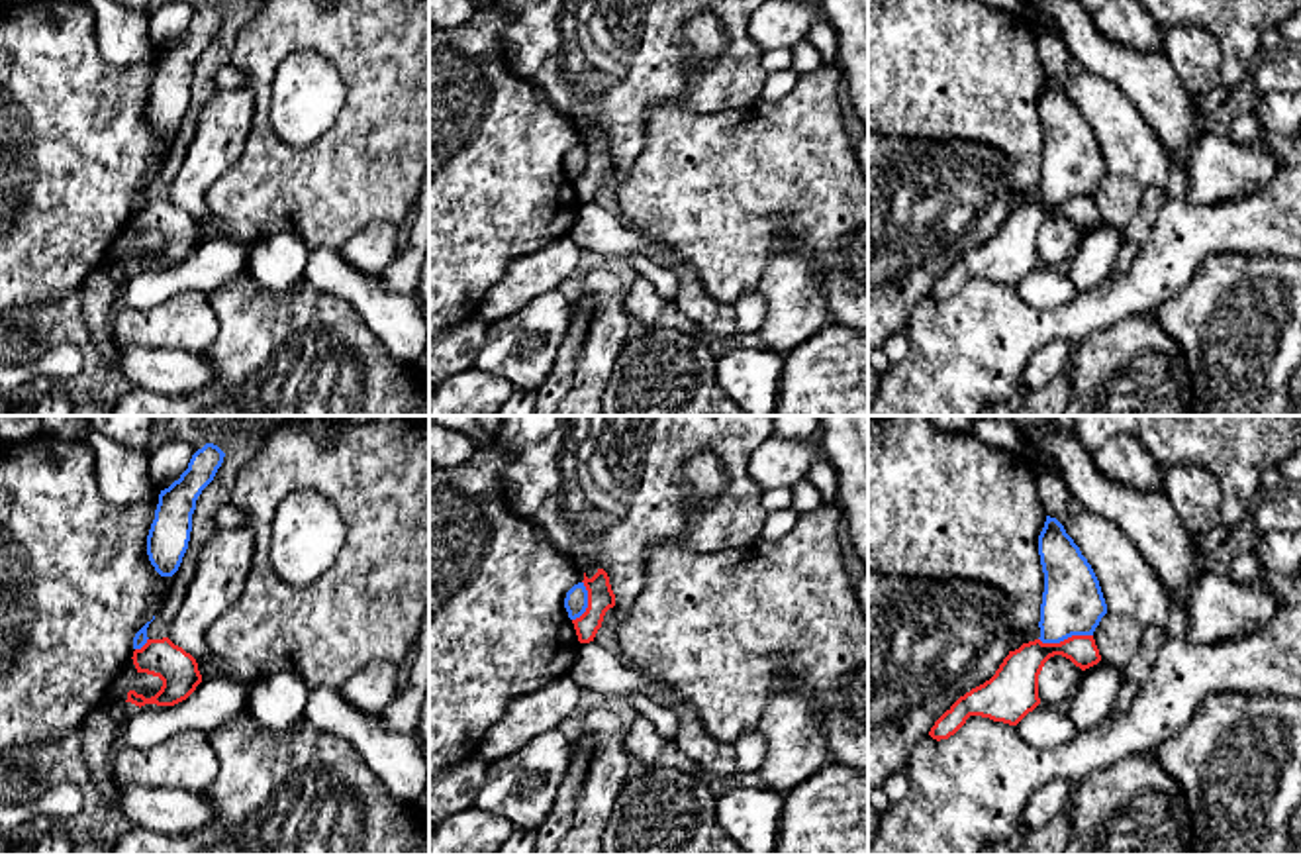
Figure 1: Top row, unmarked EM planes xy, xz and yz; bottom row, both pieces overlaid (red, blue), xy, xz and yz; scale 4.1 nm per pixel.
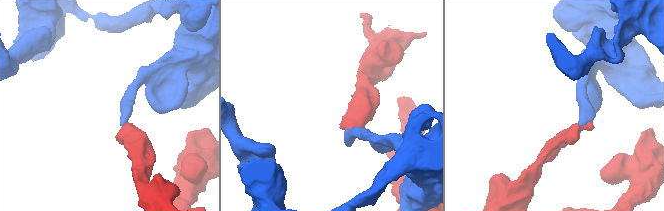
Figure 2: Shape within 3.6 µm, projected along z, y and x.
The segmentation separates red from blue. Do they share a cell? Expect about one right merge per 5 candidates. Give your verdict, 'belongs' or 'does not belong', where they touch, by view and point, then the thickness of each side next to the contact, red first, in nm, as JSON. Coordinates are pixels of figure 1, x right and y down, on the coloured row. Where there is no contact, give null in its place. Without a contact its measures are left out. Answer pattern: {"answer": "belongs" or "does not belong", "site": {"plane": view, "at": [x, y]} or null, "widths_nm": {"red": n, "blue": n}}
{"answer": "does not belong", "site": {"plane": "yz", "at": [1064, 640]}, "widths_nm": {"red": 180, "blue": 260}}

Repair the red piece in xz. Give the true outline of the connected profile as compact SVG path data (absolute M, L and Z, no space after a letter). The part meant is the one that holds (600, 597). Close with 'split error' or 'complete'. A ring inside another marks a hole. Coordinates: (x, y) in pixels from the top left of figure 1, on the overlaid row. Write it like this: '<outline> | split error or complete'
M598 569L592 578L588 578L584 573L582 582L588 590L588 608L580 618L572 620L572 624L578 641L590 643L602 628L605 612L615 606L615 594L611 590L609 577L603 569Z | complete

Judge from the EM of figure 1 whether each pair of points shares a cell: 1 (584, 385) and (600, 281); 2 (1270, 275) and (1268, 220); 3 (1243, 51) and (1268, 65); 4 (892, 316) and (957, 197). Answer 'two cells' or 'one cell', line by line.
1: one cell
2: two cells
3: two cells
4: one cell

